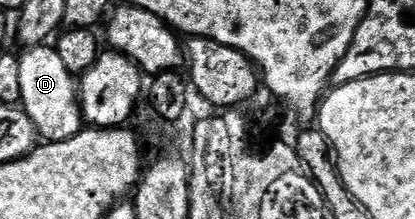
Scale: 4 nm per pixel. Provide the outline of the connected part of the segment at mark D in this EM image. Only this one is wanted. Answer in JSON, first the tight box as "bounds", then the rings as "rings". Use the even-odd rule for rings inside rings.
{"bounds":[19,44,84,142],"rings":[[[48,44],[29,47],[19,59],[20,105],[37,128],[39,137],[46,142],[71,139],[84,126],[78,86],[74,75],[61,62],[58,50]]]}

